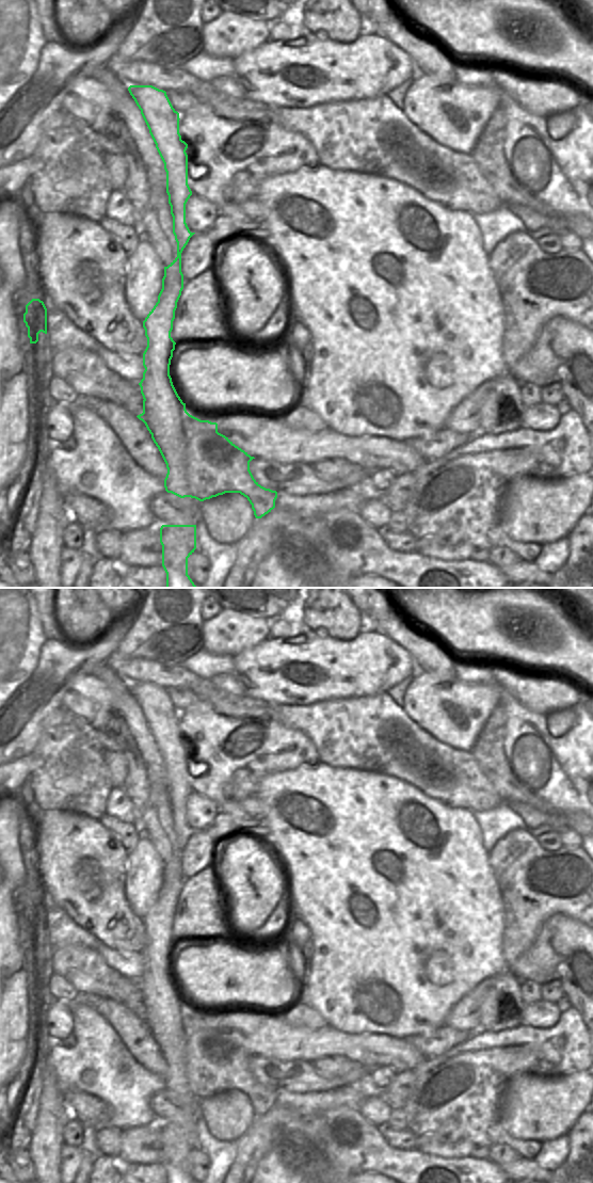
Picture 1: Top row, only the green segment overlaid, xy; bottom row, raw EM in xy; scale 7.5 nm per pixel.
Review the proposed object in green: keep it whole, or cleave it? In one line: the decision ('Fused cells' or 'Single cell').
Fused cells.

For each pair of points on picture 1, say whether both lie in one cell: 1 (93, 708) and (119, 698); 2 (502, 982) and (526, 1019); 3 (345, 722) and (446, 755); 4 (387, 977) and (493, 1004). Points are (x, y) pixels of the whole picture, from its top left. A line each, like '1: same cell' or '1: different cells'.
1: different cells
2: different cells
3: same cell
4: different cells

